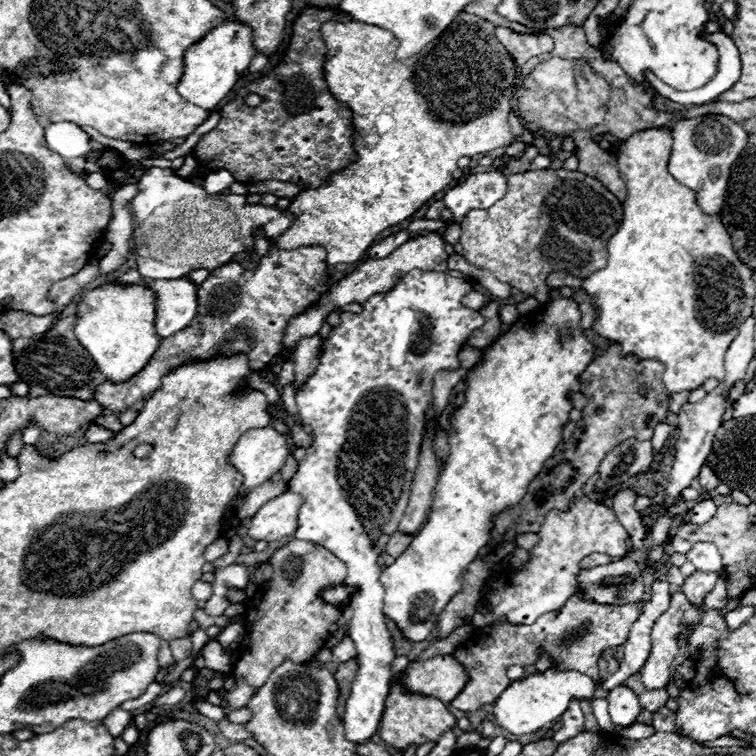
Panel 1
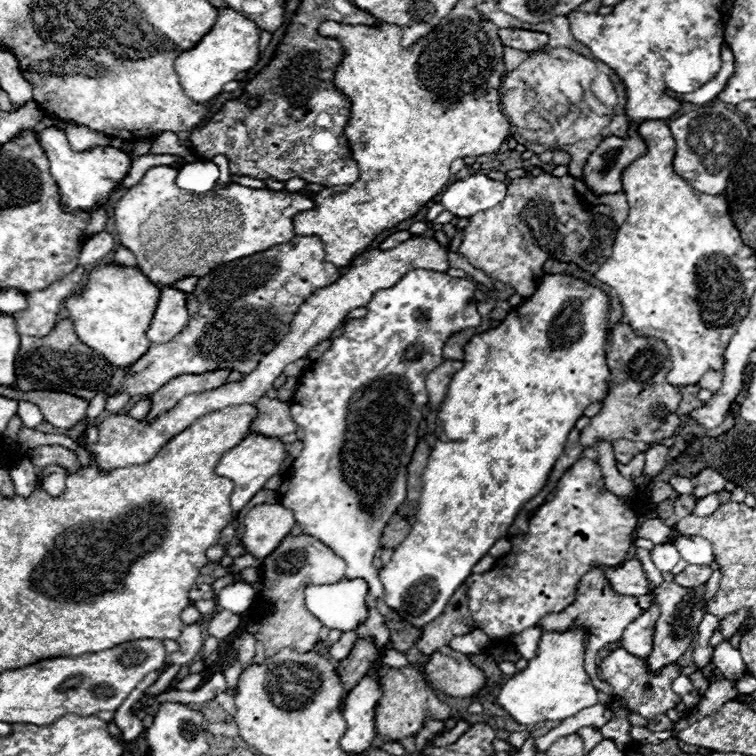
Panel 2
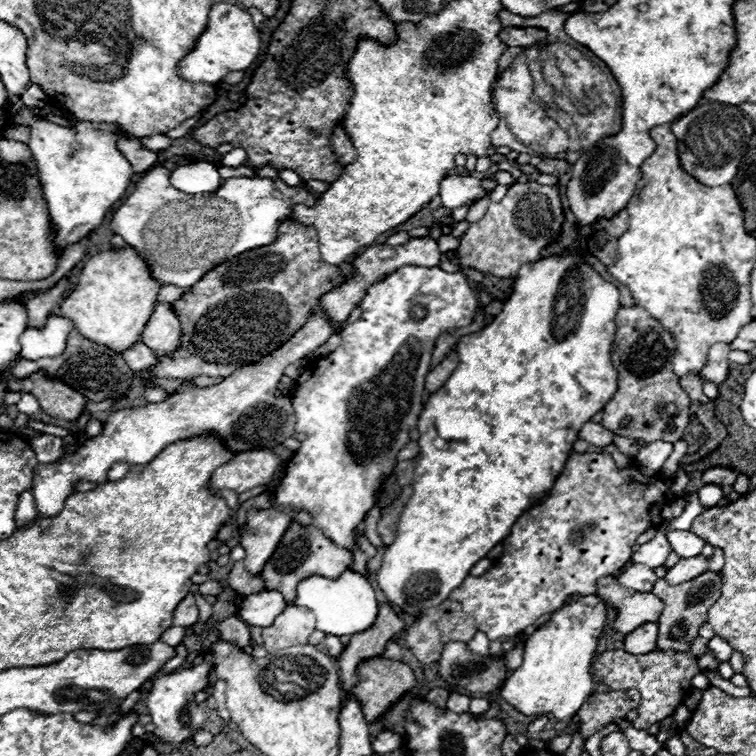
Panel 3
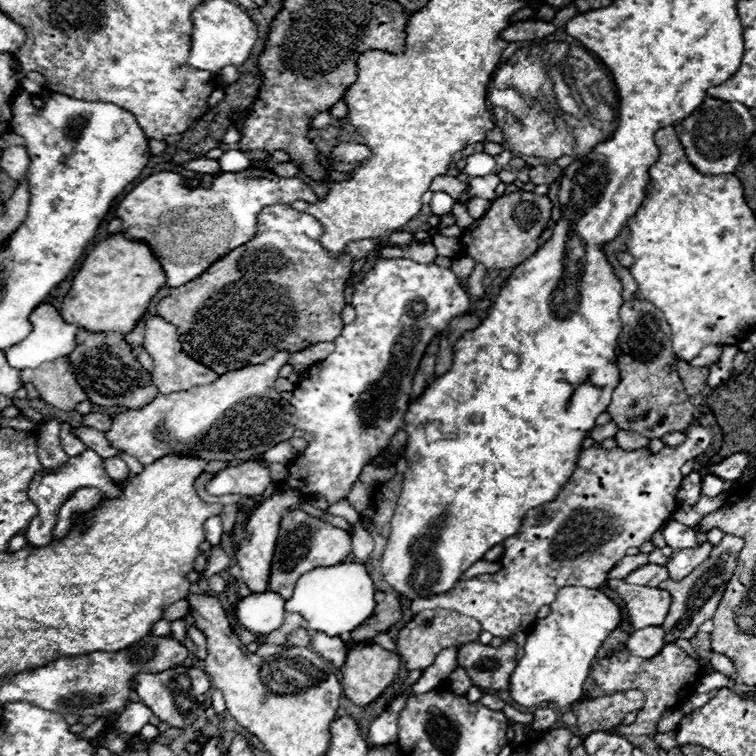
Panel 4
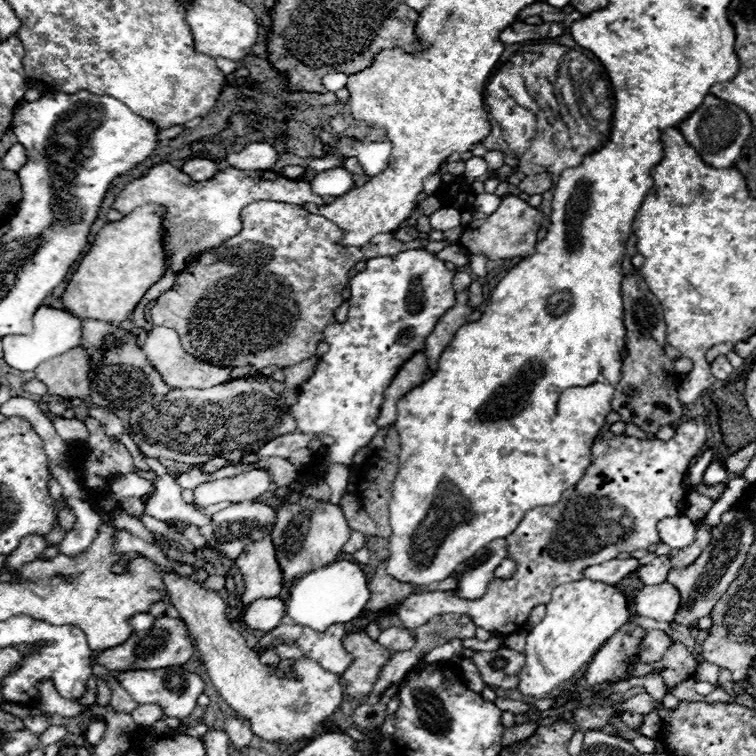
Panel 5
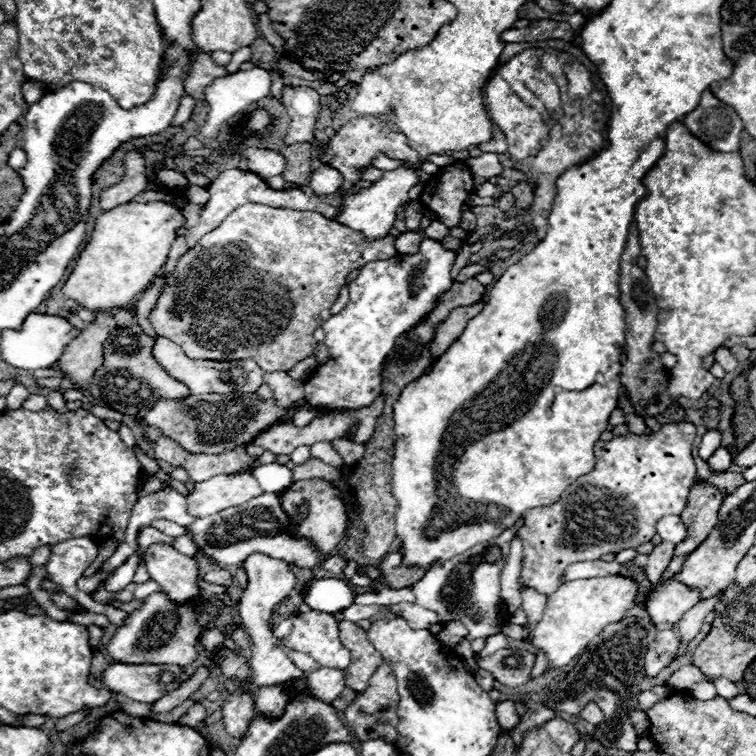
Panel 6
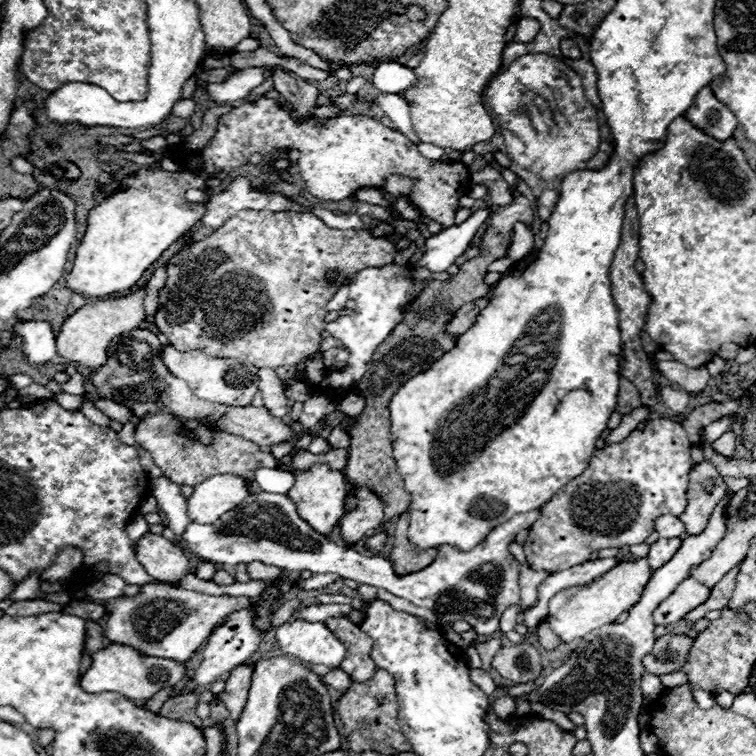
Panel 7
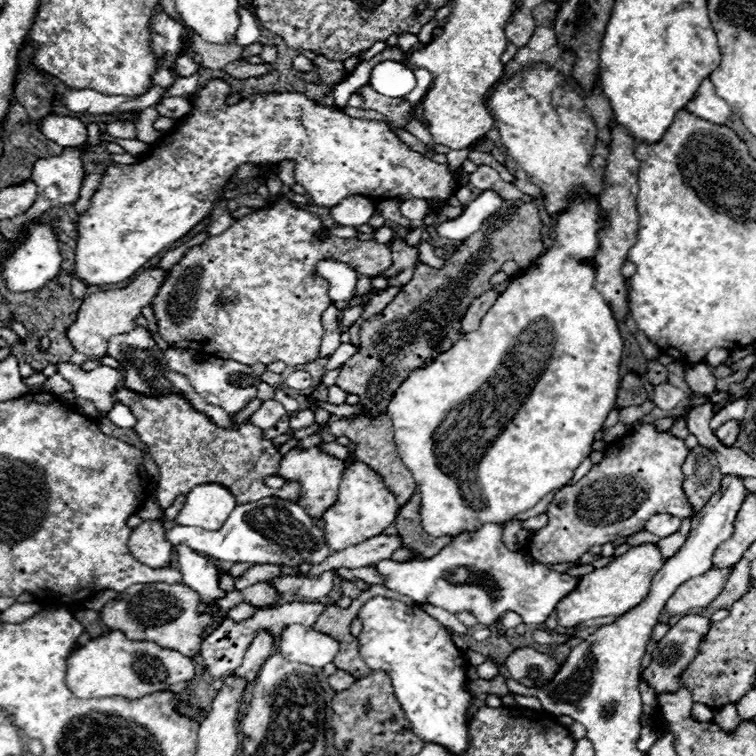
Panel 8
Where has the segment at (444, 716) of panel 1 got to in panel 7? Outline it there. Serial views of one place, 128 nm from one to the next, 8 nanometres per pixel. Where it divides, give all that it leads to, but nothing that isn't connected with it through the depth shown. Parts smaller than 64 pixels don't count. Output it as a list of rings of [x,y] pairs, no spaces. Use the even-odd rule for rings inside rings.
[[[328,618],[326,626],[336,634],[336,638],[348,650],[348,658],[342,662],[340,670],[344,670],[352,682],[370,680],[378,668],[370,658],[372,640],[368,638],[368,634],[364,634],[348,618]]]

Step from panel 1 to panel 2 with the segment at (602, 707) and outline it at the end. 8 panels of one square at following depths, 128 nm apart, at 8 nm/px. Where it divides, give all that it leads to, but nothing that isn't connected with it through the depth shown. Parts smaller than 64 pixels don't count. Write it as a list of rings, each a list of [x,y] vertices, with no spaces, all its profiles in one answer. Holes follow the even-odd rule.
[[[568,630],[564,634],[542,634],[538,654],[524,670],[508,678],[498,692],[496,702],[518,722],[538,724],[546,720],[564,720],[582,708],[598,704],[598,690],[592,686],[590,676],[584,672],[584,632]]]

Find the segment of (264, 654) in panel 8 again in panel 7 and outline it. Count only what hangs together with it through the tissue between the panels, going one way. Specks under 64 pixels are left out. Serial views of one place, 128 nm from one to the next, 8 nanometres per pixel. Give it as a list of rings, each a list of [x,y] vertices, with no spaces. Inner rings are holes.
[[[240,664],[238,668],[234,668],[226,680],[226,690],[220,694],[232,720],[240,720],[242,710],[246,706],[252,670],[254,670],[254,666],[250,666],[250,664]]]

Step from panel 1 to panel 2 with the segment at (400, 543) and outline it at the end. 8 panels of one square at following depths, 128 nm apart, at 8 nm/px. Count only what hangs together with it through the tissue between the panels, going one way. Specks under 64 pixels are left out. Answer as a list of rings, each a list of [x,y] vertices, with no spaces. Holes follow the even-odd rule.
[[[394,516],[392,522],[386,526],[386,532],[384,532],[384,538],[382,538],[382,546],[384,548],[396,548],[410,532],[410,524],[402,518],[402,516]]]

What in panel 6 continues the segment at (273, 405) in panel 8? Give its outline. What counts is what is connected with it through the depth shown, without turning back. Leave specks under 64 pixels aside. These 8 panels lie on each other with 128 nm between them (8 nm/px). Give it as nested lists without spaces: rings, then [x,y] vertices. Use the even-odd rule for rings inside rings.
[[[268,372],[264,380],[270,384],[276,400],[284,406],[290,408],[292,402],[302,400],[302,382],[292,380],[286,372]]]

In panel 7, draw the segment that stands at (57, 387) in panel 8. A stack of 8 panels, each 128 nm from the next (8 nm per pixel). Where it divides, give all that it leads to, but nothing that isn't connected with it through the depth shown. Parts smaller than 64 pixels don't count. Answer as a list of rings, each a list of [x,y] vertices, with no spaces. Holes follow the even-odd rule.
[[[72,370],[70,380],[61,385],[62,391],[66,394],[74,394],[74,396],[84,396],[84,376],[76,374],[76,370]]]

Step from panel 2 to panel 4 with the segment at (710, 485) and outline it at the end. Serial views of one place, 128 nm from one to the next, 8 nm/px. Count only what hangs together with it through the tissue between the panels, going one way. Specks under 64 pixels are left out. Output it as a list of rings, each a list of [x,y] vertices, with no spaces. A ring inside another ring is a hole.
[[[732,454],[732,458],[726,458],[720,464],[714,464],[708,468],[710,474],[722,478],[722,480],[738,480],[748,466],[748,454]]]

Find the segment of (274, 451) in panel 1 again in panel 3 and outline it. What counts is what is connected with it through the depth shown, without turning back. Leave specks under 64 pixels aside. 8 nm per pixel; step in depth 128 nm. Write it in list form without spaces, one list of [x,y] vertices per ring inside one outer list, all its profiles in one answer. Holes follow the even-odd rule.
[[[258,448],[234,454],[230,462],[216,468],[210,484],[218,490],[228,488],[238,494],[248,492],[260,484],[268,484],[280,464],[280,458],[272,448]]]

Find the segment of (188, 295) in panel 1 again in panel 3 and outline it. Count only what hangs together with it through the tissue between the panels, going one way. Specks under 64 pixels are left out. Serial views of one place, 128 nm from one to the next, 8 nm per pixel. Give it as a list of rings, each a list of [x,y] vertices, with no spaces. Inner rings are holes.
[[[170,302],[158,304],[144,326],[142,342],[154,352],[172,352],[180,344],[180,318]]]

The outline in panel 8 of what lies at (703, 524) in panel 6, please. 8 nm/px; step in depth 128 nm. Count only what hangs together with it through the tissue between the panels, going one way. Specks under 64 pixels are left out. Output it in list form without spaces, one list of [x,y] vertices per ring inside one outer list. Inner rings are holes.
[[[702,446],[690,450],[684,466],[684,492],[688,502],[694,506],[690,518],[694,518],[710,500],[710,496],[720,488],[720,478],[724,478],[718,470],[718,460],[710,450]]]

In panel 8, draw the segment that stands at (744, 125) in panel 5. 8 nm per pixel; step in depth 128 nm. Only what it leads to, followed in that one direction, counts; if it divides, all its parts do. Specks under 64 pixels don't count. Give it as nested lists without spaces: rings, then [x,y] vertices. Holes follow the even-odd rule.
[[[706,78],[702,84],[700,84],[700,90],[696,92],[696,98],[692,98],[692,102],[688,102],[686,110],[702,120],[708,120],[712,124],[718,124],[718,126],[726,126],[726,122],[730,120],[730,106],[716,96],[716,90],[714,90],[714,84]]]

